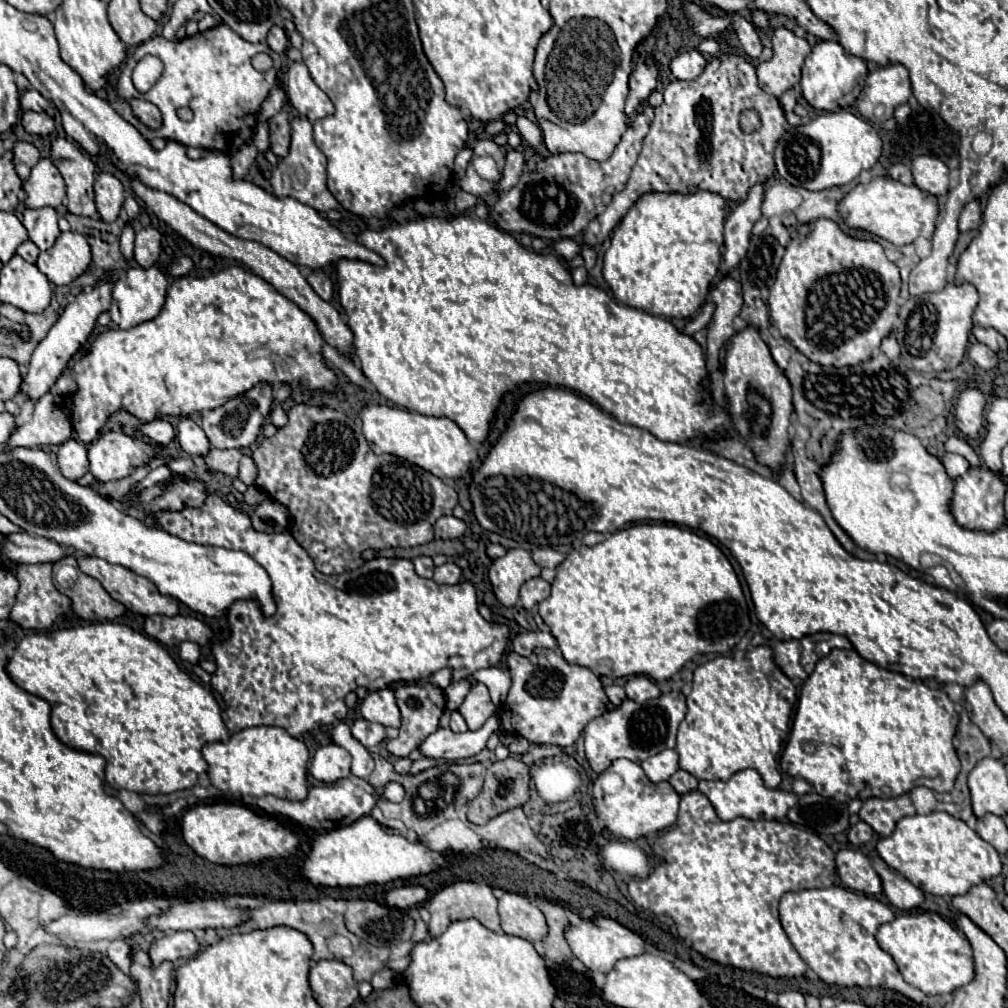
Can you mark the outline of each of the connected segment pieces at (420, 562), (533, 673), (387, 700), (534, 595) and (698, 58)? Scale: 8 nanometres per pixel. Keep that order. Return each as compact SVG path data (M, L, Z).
M416 557L414 561L414 567L416 567L416 573L420 575L420 577L432 577L432 571L434 571L434 563L432 563L432 559L430 557Z
M536 649L530 659L508 653L506 663L512 675L512 687L498 717L502 729L510 735L520 735L536 745L570 747L578 741L586 723L606 711L608 697L602 681L590 669L570 665L554 651Z
M380 689L374 693L368 693L362 701L362 717L368 721L382 723L384 727L400 727L400 709L396 705L396 697L392 689Z
M534 577L520 587L520 603L524 605L524 609L532 609L548 595L550 595L550 583L546 583L542 577Z
M690 49L682 55L678 55L672 63L670 63L670 71L676 79L682 81L692 81L696 79L706 67L706 59L698 49Z

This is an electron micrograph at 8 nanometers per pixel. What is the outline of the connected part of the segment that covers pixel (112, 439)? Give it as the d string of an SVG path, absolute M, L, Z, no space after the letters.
M106 431L88 445L90 471L102 483L122 479L158 451L160 445L146 445L124 433Z

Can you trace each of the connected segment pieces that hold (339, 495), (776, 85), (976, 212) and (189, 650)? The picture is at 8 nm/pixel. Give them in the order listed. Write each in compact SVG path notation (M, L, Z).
M304 403L294 405L288 411L288 423L282 429L278 429L278 433L274 437L262 439L252 449L252 455L250 457L252 457L252 461L254 461L254 465L258 469L258 477L256 477L254 485L260 487L260 489L264 489L274 501L278 501L280 505L284 505L290 511L290 515L294 519L294 529L292 529L294 539L302 547L306 547L306 551L312 557L316 569L320 573L326 573L326 575L338 575L338 573L344 573L344 571L352 571L356 567L362 567L364 565L362 553L366 549L376 549L376 551L378 549L388 549L388 547L404 547L404 549L408 549L408 547L416 547L416 545L430 543L434 539L434 531L432 531L434 521L438 517L442 517L442 515L452 515L452 509L458 505L458 495L456 495L456 491L450 485L446 485L442 479L438 479L432 473L420 469L418 465L412 465L410 461L406 461L402 457L396 457L396 455L376 455L370 449L370 445L364 439L364 435L362 435L362 425L358 421L350 419L346 413L336 411L336 409L330 409L330 407L314 407L314 405L304 405Z
M776 29L772 35L772 49L774 57L756 67L758 85L780 97L784 91L800 83L800 69L810 53L810 43L788 29Z
M970 201L962 215L960 215L960 221L958 221L958 227L960 231L972 231L972 229L978 229L982 221L982 211L980 211L980 201Z
M184 641L180 643L180 659L184 661L190 661L190 663L196 663L198 657L200 657L200 645L194 643L194 641Z

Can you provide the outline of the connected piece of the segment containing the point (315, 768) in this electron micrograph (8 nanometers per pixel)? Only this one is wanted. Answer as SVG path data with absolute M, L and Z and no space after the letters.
M324 745L310 761L310 773L320 783L334 783L350 775L350 753L340 745Z

